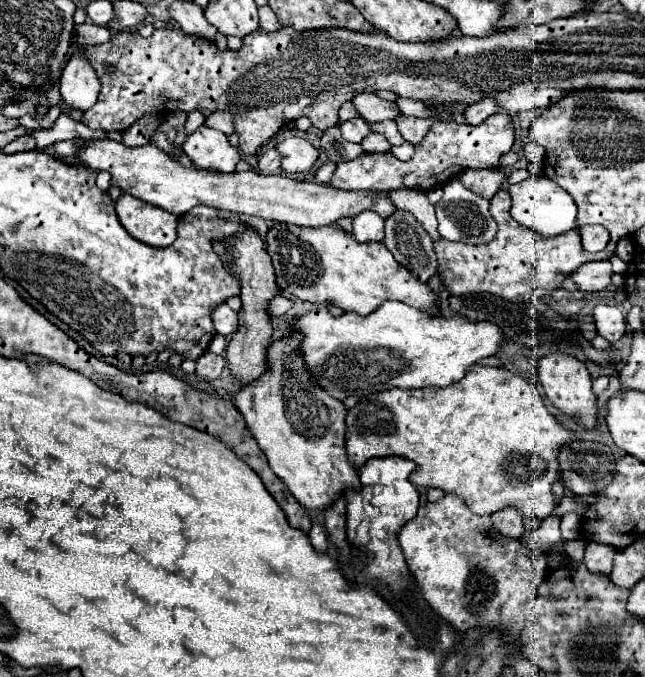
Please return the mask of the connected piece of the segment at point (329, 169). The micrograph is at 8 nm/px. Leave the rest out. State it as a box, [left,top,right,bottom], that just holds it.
[315,161,335,183]

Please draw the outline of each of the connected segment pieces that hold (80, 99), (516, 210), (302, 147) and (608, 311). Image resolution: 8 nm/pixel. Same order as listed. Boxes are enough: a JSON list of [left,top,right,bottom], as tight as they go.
[[59,53,99,111],[509,177,577,237],[275,137,319,173],[591,303,625,343]]

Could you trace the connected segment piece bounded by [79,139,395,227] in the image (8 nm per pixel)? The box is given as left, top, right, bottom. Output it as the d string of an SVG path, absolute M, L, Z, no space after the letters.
M103 139L89 141L79 159L93 171L109 171L113 175L111 183L123 193L157 205L173 215L183 215L195 205L209 205L215 209L255 215L265 221L279 221L297 227L325 227L333 225L341 217L353 219L363 211L375 211L383 219L395 213L395 205L383 191L341 191L329 185L313 185L309 181L295 181L279 175L261 175L253 171L233 171L233 173L209 173L183 167L163 149L153 143L143 147L125 147L119 141Z

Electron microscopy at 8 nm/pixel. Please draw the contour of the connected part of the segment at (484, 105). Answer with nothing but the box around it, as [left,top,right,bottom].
[463,99,499,125]

